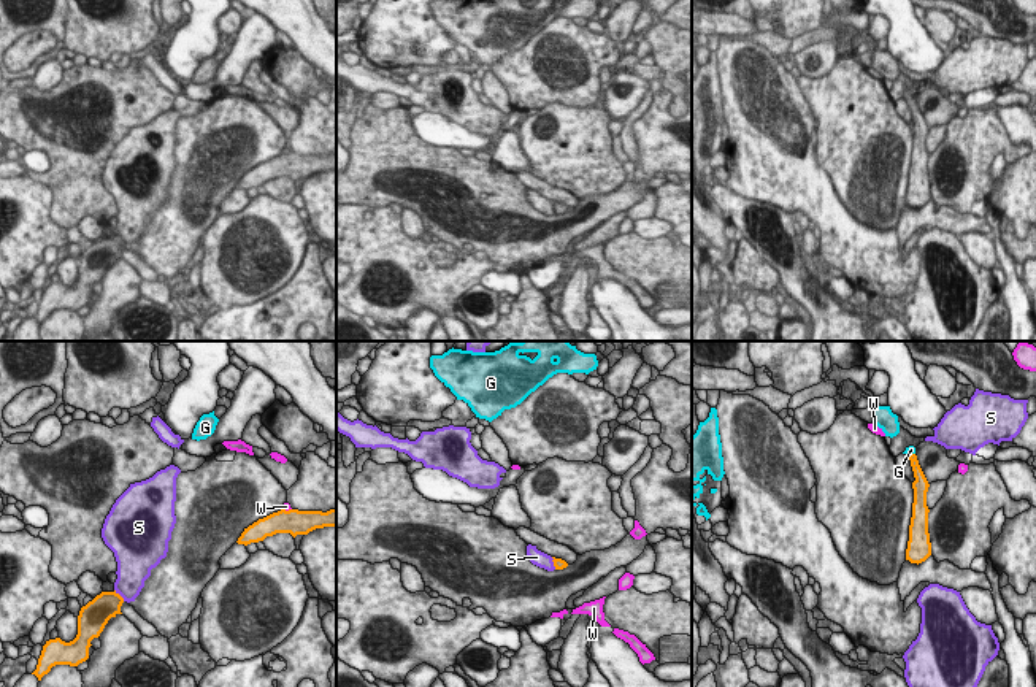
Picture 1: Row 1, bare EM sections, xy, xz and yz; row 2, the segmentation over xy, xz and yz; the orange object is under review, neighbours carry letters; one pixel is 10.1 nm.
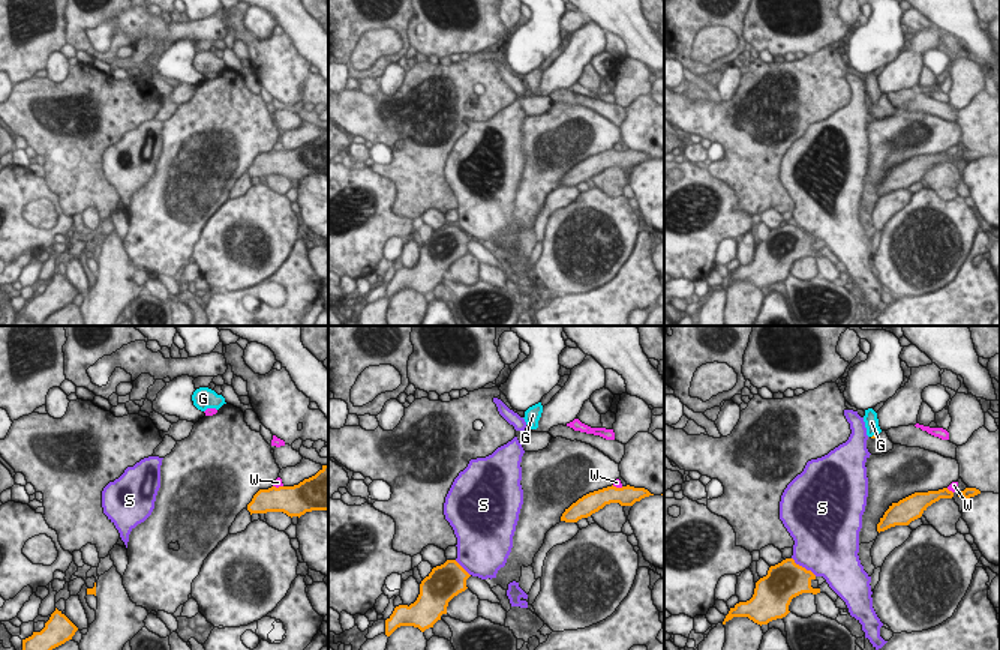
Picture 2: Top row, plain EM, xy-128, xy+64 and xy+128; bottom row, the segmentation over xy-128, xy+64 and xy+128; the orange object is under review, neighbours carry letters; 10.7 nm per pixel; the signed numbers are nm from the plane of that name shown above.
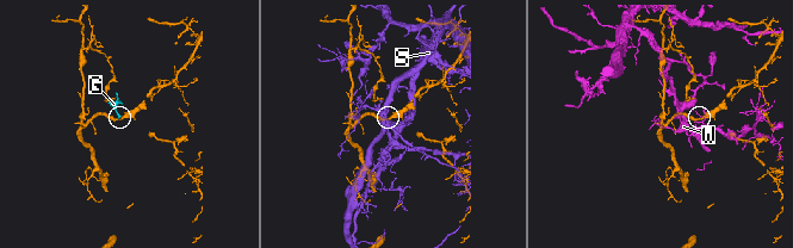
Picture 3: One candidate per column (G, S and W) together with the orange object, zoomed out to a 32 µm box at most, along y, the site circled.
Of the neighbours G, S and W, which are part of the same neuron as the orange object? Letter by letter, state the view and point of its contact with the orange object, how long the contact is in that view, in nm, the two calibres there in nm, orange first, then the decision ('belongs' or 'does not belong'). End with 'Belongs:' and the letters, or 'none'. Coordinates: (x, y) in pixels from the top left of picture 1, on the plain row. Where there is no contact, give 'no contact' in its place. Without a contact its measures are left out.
G: contact yz (911, 99); length 90 nm; calibres 100 and 90 nm; belongs
S: contact xy (119, 240); length 160 nm; calibres 280 and 280 nm; does not belong
W: contact xy (284, 154); length 110 nm; calibres 260 and 70 nm; does not belong
Belongs: G

